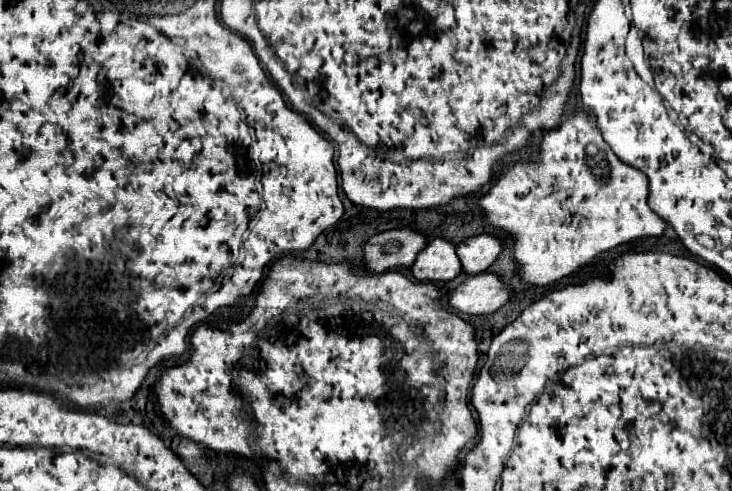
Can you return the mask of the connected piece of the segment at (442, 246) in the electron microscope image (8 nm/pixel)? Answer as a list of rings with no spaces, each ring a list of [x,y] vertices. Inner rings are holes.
[[[433,239],[415,259],[411,267],[413,277],[419,281],[449,281],[455,279],[463,267],[457,249],[447,239]]]

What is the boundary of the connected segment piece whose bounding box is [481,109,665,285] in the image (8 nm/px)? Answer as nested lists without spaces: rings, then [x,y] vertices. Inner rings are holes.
[[[579,109],[579,111],[575,113],[575,117],[567,119],[567,121],[561,123],[557,129],[551,129],[549,133],[545,133],[543,143],[541,143],[541,153],[539,153],[537,157],[531,157],[531,161],[517,163],[517,165],[509,167],[507,171],[503,171],[503,175],[499,177],[499,181],[495,183],[495,187],[481,199],[481,207],[483,207],[485,215],[487,215],[485,219],[487,219],[491,225],[501,227],[507,235],[513,235],[513,237],[515,237],[515,261],[519,263],[519,273],[521,273],[523,281],[529,283],[529,285],[549,285],[549,283],[555,283],[555,281],[559,281],[561,277],[565,277],[565,275],[577,271],[579,267],[587,265],[587,263],[589,263],[597,253],[601,253],[601,251],[613,249],[613,247],[617,247],[617,245],[621,245],[621,243],[627,243],[627,241],[639,239],[639,237],[659,237],[659,235],[663,235],[663,231],[665,231],[665,221],[663,221],[659,215],[655,215],[655,213],[651,211],[651,207],[647,205],[647,177],[645,177],[639,169],[623,163],[623,161],[613,153],[613,149],[605,143],[605,139],[603,139],[601,133],[597,131],[595,123],[587,119],[587,115],[583,113],[583,109]]]

